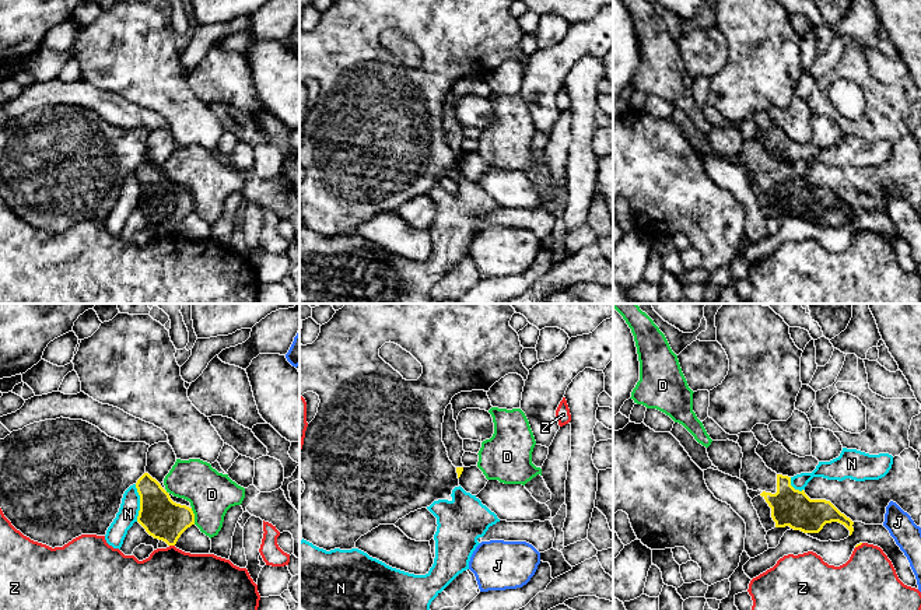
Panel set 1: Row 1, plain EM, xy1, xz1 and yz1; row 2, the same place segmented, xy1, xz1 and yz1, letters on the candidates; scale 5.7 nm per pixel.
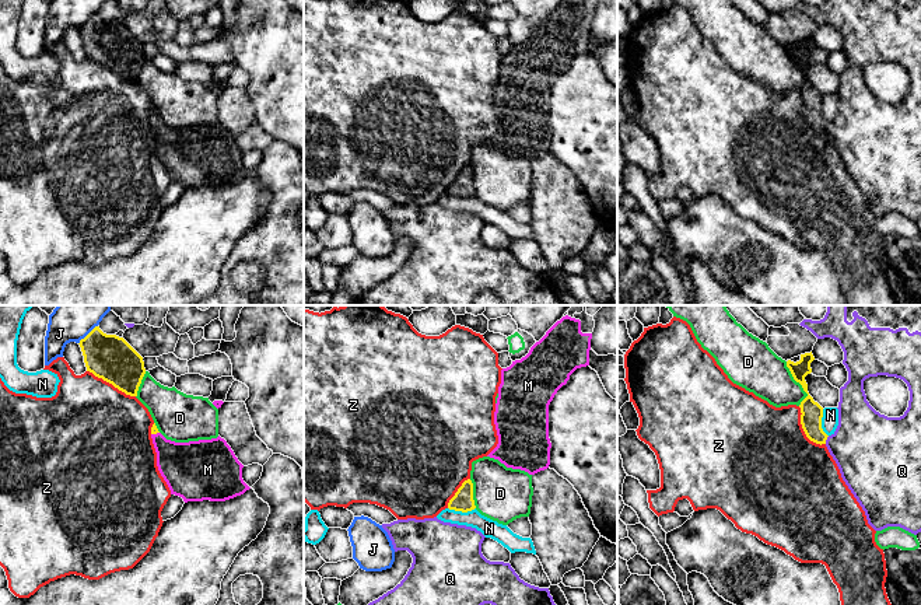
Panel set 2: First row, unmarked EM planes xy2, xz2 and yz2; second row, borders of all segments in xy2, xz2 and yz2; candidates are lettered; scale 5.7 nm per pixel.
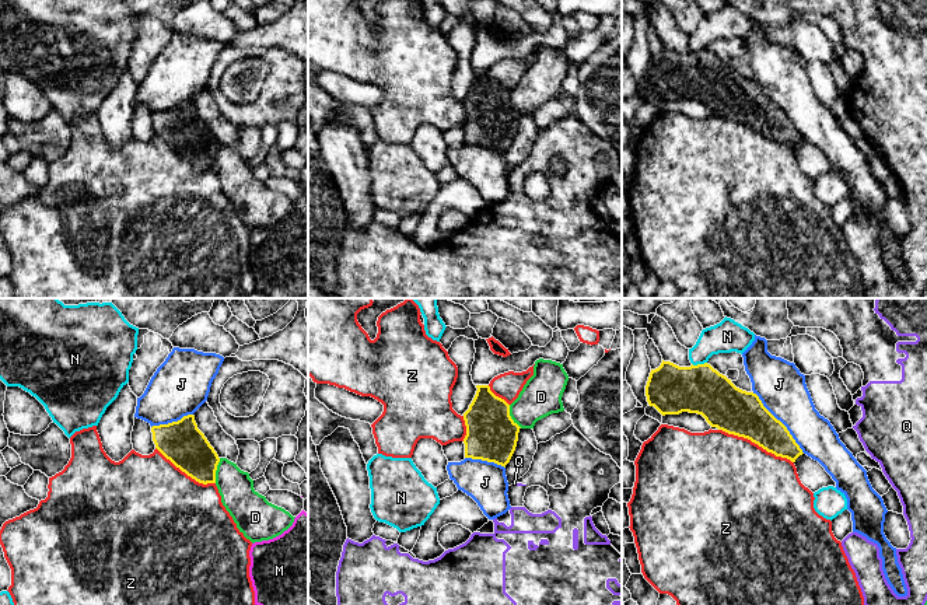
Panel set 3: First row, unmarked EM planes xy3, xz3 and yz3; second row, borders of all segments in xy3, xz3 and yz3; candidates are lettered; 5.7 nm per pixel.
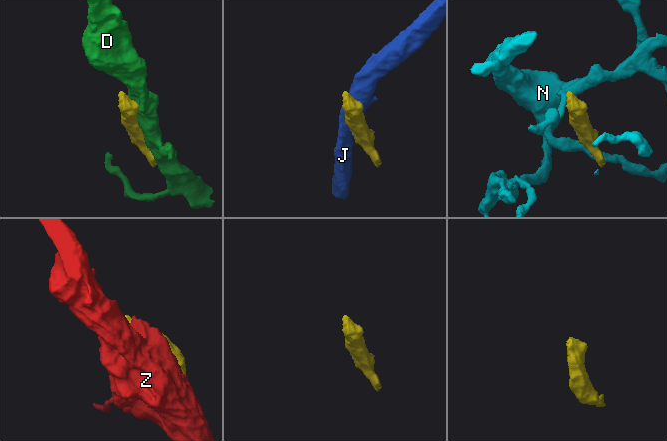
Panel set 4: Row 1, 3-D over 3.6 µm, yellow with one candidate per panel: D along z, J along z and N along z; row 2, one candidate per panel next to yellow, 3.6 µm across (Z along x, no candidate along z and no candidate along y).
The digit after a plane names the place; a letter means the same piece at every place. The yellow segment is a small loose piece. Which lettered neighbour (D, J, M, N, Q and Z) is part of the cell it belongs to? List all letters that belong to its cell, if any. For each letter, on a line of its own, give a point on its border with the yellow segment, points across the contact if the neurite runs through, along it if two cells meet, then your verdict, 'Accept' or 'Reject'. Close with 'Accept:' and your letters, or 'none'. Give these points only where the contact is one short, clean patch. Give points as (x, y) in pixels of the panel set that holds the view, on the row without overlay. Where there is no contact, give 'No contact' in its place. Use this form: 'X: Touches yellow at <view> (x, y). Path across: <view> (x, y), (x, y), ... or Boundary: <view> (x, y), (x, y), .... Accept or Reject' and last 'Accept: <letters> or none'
D: Touches yellow at yz2 (799, 69). Reject
J: Touches yellow at yz3 (780, 108). Reject
M: Touches yellow at xy2 (154, 119). Path across: xy2 (154, 116), (154, 119), (184, 151). Accept
N: Touches yellow at xy1 (140, 189). Reject
Q: Touches yellow at yz2 (826, 125). Boundary: yz2 (829, 122), (825, 129). Reject
Z: Touches yellow at yz3 (756, 129). Reject
Accept: M

